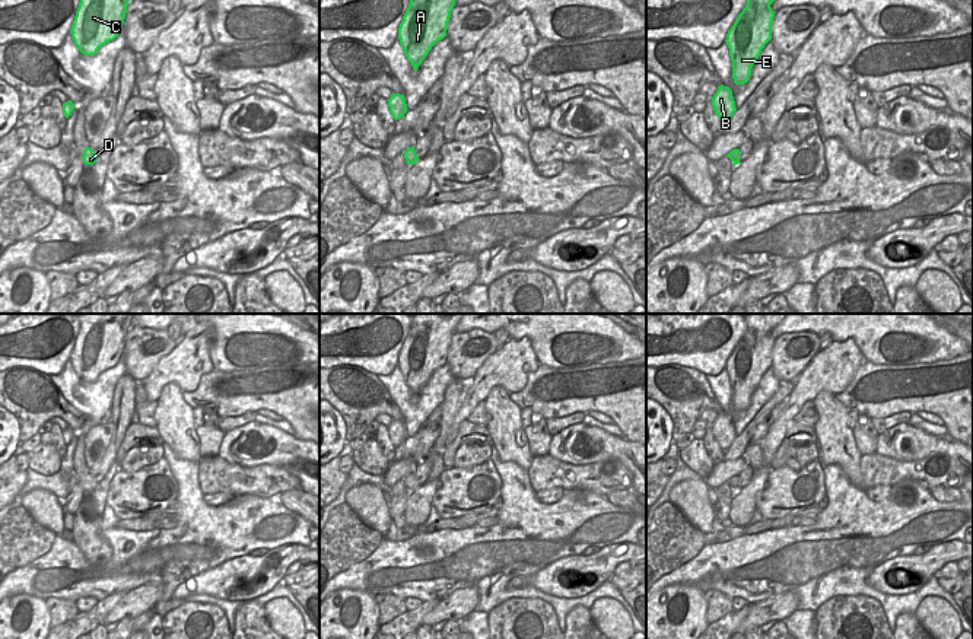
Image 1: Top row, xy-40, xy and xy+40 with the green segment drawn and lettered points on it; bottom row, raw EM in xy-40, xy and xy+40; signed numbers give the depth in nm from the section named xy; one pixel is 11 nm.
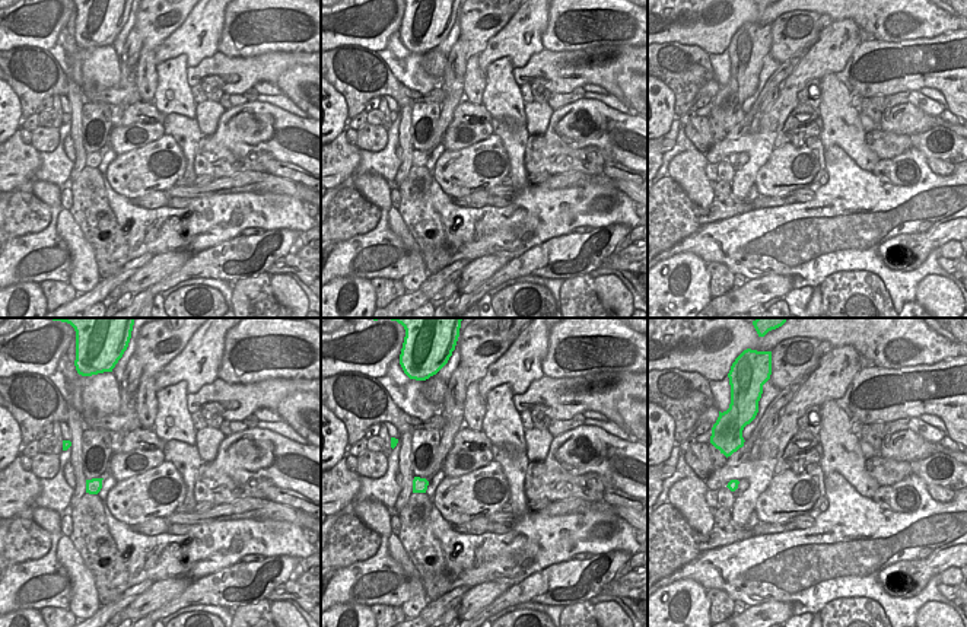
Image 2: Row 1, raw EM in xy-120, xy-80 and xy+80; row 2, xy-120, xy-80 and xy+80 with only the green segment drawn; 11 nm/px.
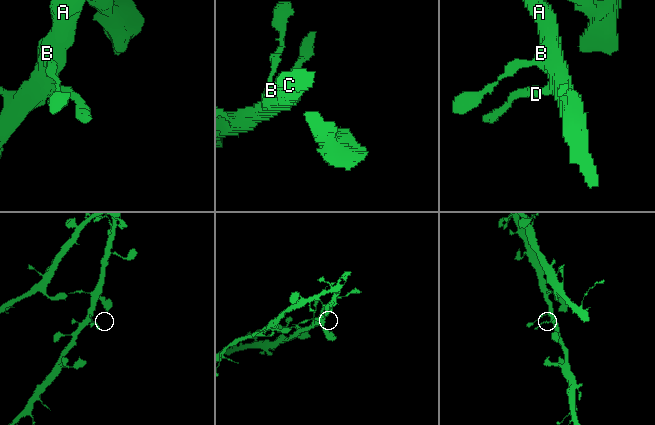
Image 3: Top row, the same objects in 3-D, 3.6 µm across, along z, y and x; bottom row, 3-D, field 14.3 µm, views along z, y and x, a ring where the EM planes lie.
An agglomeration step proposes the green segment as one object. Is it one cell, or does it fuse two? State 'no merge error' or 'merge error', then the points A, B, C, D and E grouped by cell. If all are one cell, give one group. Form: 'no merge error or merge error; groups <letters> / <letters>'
no merge error; groups A B C D E

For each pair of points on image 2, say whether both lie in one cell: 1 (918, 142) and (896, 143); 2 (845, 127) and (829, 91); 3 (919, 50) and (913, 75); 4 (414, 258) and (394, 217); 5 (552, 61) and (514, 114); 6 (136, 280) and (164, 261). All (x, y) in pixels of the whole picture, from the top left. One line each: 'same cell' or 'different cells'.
1: same cell
2: same cell
3: same cell
4: same cell
5: different cells
6: same cell

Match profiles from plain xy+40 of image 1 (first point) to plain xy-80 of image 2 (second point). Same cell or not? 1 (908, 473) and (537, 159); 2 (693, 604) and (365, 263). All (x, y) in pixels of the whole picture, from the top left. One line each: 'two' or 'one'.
1: one
2: two

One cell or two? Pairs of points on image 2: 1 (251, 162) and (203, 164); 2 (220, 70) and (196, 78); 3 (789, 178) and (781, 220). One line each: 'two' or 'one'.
1: one
2: one
3: two

